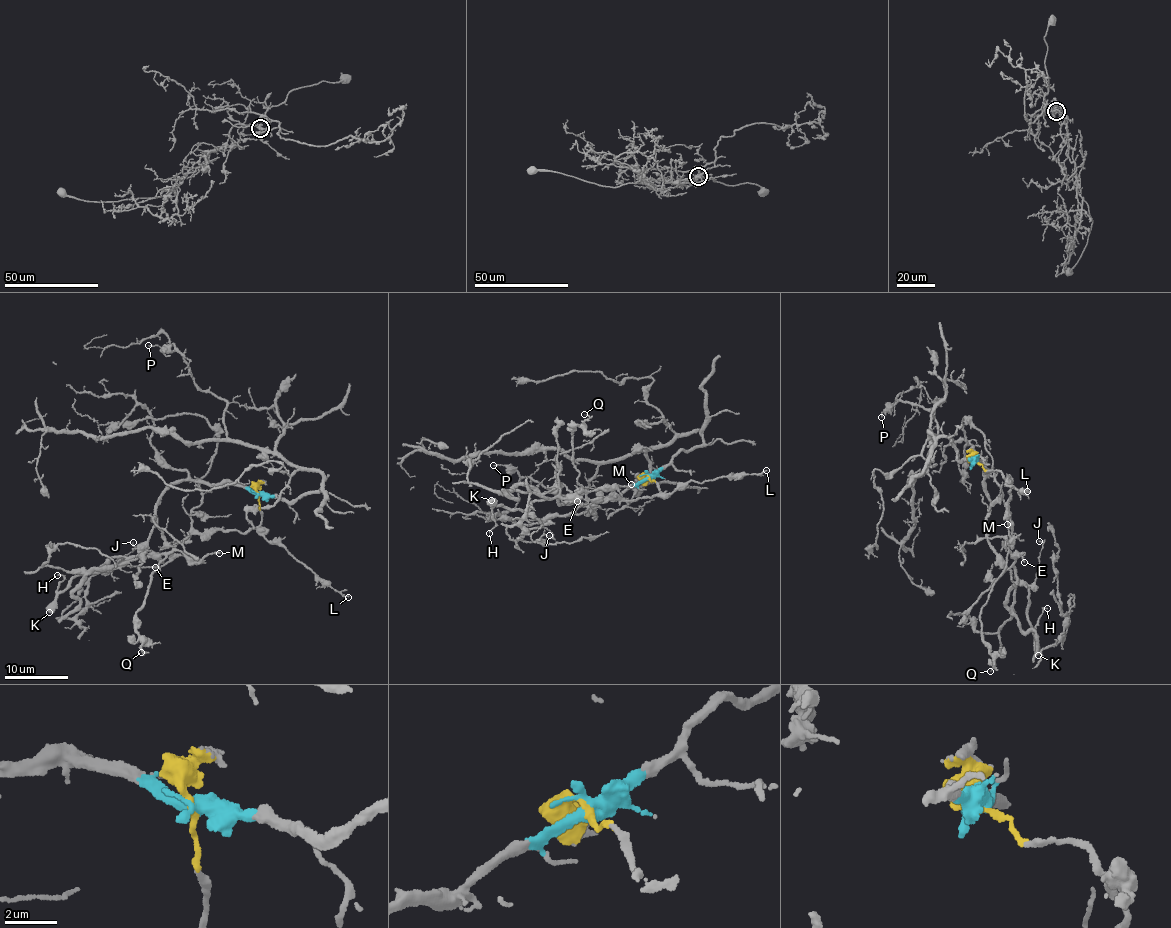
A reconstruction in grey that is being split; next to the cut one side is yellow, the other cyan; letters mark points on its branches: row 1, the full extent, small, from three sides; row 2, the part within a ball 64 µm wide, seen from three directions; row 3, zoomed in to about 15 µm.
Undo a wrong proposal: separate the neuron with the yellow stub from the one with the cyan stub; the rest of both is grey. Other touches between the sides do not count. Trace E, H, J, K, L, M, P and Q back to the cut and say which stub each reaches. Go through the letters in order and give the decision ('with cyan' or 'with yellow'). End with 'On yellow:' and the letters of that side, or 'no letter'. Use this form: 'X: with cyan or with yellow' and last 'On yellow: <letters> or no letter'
E: with yellow
H: with yellow
J: with yellow
K: with yellow
L: with yellow
M: with yellow
P: with cyan
Q: with yellow
On yellow: E, H, J, K, L, M, Q

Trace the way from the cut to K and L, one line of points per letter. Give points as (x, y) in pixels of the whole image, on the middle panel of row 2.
K: (648, 476), (660, 493), (631, 501), (591, 500), (580, 491), (538, 499), (522, 511), (491, 500)
L: (648, 476), (649, 480), (657, 483), (659, 491), (669, 493), (689, 482), (766, 470)

